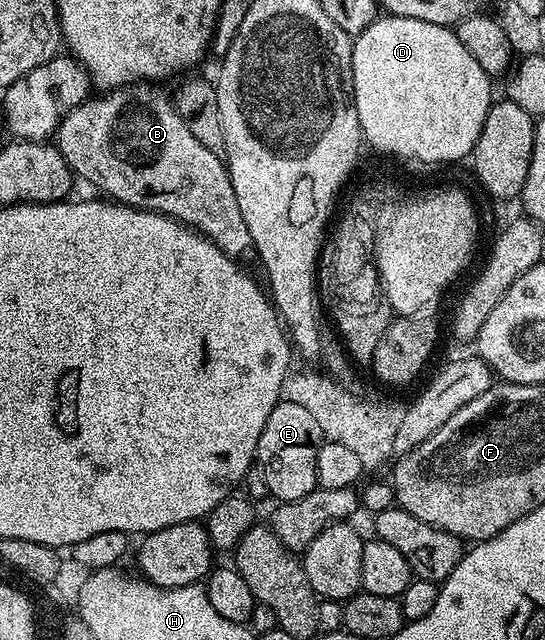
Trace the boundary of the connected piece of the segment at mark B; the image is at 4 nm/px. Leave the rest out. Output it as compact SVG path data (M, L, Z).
M137 83L135 85L123 85L117 89L110 89L101 92L99 95L89 96L78 107L74 107L62 119L62 123L56 128L54 134L54 144L60 153L66 159L66 163L71 167L73 174L77 178L80 177L84 181L89 181L96 189L101 189L105 198L111 199L121 205L133 205L136 209L147 209L149 213L164 213L174 220L182 222L209 237L215 245L218 246L226 256L232 258L233 261L244 267L252 267L248 265L256 265L258 258L256 248L254 247L254 239L250 236L250 231L246 228L246 219L242 219L242 211L238 208L238 195L234 195L234 187L232 180L228 174L228 167L225 158L219 153L210 151L210 147L206 147L203 143L198 143L198 139L194 139L194 135L190 135L190 127L186 127L186 123L182 119L182 115L178 115L173 98L168 97L152 83Z

